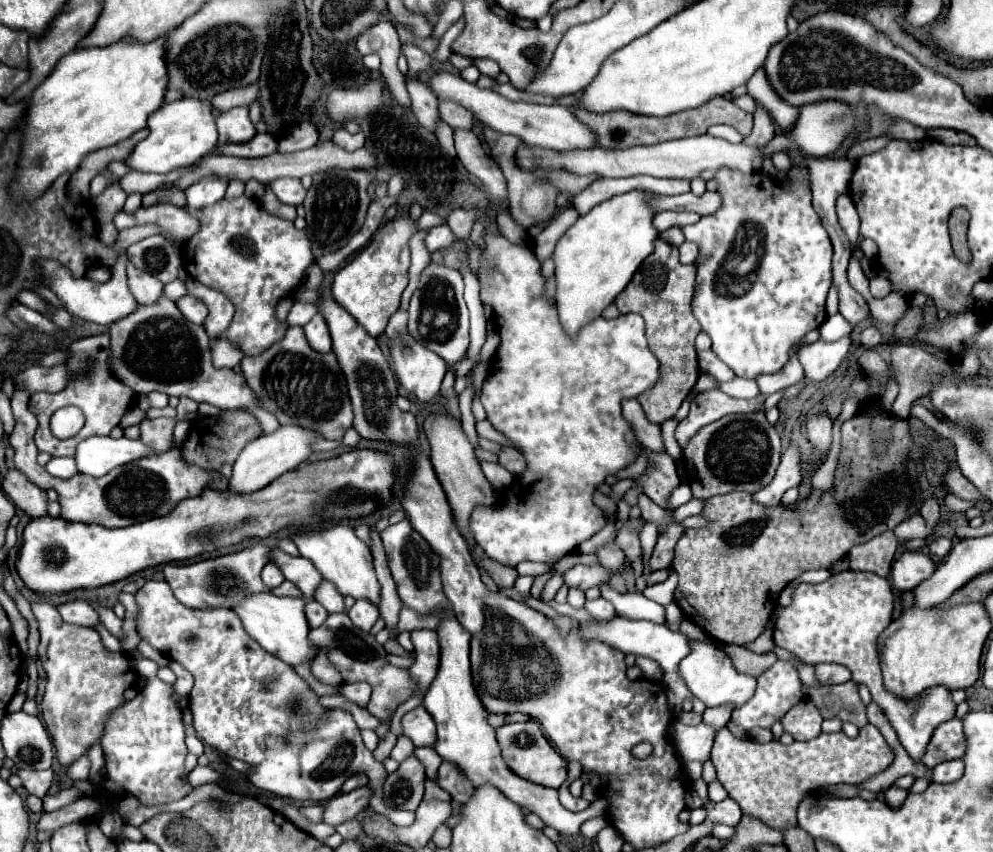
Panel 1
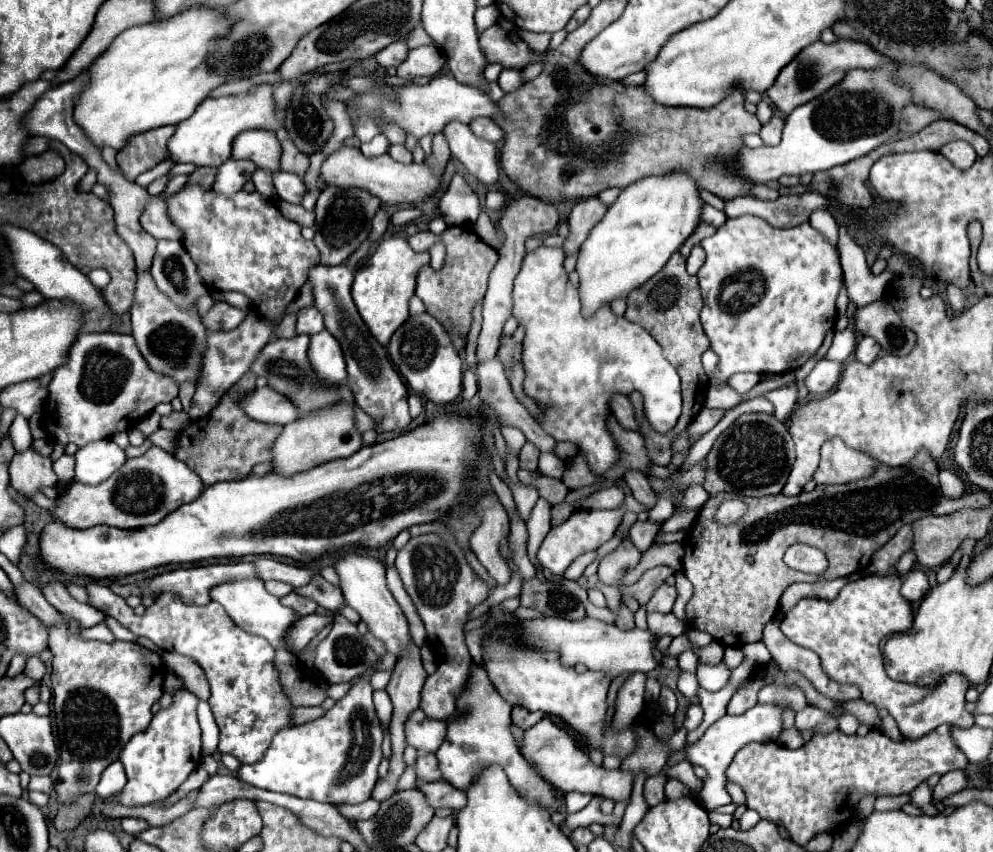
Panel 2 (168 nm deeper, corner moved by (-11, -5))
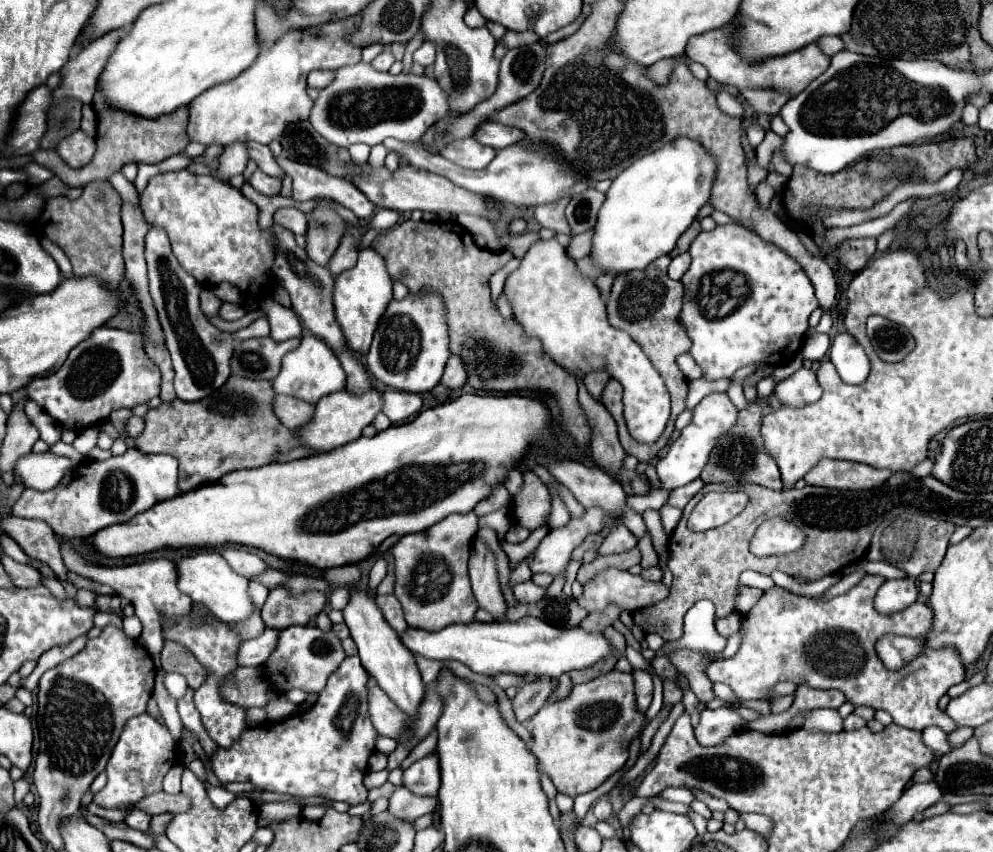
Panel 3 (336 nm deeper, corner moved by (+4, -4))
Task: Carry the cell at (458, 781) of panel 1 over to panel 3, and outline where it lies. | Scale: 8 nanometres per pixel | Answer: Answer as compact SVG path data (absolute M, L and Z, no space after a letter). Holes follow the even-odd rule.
M396 787L394 795L390 797L390 811L400 817L400 819L408 819L414 821L424 813L432 813L436 809L438 801L434 797L418 797L412 791L408 791L406 787Z

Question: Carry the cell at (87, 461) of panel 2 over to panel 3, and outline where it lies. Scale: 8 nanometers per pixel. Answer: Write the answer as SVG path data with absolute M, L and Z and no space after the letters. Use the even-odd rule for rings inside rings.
M30 453L16 463L16 473L20 473L22 483L36 491L46 491L56 487L56 483L70 471L76 463L68 457L58 457L52 453Z

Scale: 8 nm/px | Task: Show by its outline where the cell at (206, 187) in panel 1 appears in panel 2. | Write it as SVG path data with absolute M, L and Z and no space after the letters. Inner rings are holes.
M229 158L225 164L219 166L217 180L215 180L213 188L219 194L231 196L233 192L241 190L245 182L251 180L251 176L253 176L255 170L257 170L257 166L251 160L235 160L235 158Z

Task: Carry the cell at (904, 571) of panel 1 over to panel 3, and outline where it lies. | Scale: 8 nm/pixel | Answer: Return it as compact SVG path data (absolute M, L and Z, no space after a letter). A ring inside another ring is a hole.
M890 579L886 581L874 599L874 607L880 613L896 613L918 599L918 587L914 579Z

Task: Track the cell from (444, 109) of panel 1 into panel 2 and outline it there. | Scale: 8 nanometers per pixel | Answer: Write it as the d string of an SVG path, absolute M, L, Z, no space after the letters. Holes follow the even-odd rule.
M475 118L471 124L471 130L475 136L489 140L489 142L499 142L505 138L505 132L491 120L491 118Z

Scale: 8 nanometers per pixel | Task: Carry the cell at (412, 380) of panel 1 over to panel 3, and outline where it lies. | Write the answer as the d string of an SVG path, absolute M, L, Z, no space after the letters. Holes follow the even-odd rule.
M408 293L406 299L392 301L382 315L372 347L366 355L366 369L386 387L408 393L426 393L440 383L448 357L448 329L444 327L442 299L434 293Z

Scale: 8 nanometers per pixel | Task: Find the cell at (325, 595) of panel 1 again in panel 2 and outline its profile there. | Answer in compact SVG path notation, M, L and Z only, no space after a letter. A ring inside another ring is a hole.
M315 574L309 584L301 586L301 588L295 588L295 592L305 596L305 598L315 600L319 606L323 606L323 608L327 608L331 612L339 610L345 604L341 590L335 588L333 584L329 584L321 574Z

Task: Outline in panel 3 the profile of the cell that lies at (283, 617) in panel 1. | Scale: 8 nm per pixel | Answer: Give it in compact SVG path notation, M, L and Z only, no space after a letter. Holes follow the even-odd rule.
M202 551L192 557L180 559L176 563L176 567L178 567L180 591L186 593L188 597L192 597L194 603L210 609L218 619L222 619L226 623L240 623L256 611L256 605L250 599L248 589L246 589L246 579L242 575L238 575L236 571L232 571L232 567L228 567L228 563L222 559L222 555L212 553L212 551Z

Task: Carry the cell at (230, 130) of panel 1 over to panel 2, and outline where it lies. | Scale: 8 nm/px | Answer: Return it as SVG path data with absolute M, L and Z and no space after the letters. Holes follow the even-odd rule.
M247 130L233 142L233 158L245 158L255 162L259 168L277 172L279 170L281 144L273 132Z

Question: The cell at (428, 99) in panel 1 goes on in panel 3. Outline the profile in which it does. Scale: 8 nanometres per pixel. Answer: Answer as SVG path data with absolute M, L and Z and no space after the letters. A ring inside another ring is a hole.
M466 137L466 139L456 139L448 143L440 151L440 155L466 169L484 169L494 159L496 151L492 147L484 147L476 143L476 139L472 137Z

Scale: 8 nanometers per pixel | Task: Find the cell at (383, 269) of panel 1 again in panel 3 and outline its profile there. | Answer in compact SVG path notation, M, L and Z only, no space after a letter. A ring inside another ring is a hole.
M366 247L358 253L356 267L340 273L334 285L334 309L346 343L352 351L366 355L372 343L372 335L378 327L380 317L392 301L392 277L386 271L386 259L376 253L372 247Z

